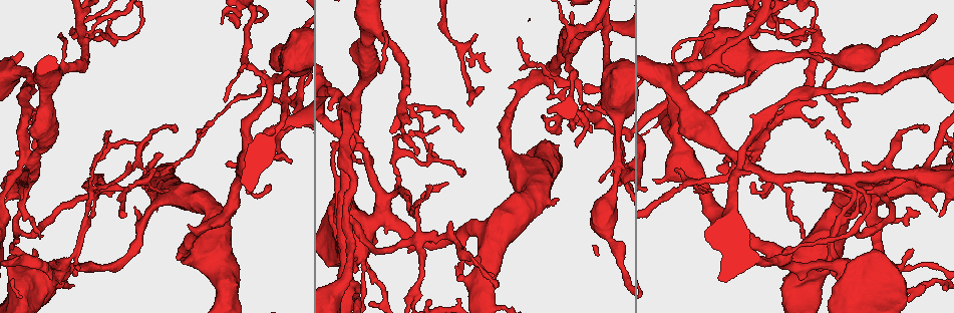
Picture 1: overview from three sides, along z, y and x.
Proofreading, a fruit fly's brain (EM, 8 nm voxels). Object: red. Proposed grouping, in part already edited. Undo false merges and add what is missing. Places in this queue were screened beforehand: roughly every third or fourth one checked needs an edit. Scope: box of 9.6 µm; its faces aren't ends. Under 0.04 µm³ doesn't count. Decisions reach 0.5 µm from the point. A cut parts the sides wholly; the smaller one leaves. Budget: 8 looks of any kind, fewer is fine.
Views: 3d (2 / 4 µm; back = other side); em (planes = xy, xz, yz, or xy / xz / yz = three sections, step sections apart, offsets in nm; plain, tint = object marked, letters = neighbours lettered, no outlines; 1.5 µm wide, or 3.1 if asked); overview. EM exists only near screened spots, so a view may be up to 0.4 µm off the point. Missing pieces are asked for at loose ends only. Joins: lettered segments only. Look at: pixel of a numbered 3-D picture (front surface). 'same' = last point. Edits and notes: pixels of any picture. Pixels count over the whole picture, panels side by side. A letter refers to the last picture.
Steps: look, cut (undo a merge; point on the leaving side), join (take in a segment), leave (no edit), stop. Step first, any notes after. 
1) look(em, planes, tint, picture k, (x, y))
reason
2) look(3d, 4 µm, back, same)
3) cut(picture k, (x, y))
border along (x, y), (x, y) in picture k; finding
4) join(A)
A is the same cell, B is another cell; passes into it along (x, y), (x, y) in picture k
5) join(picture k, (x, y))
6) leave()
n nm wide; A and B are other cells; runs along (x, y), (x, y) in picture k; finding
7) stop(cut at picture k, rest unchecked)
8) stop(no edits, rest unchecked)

look(em, planes, letters, picture 1, (404, 106))
thick turns thin

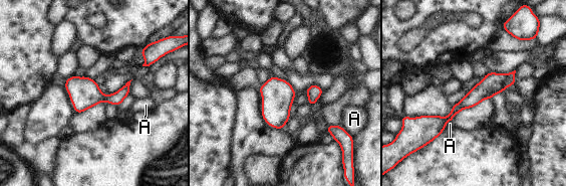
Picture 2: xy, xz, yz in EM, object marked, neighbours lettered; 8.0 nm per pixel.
leave()
A is another cell; border along (341, 125), (345, 130) in picture 2; all the same neuron

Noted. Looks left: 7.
look(3d, 4 µm, back, picture 1, (370, 272))

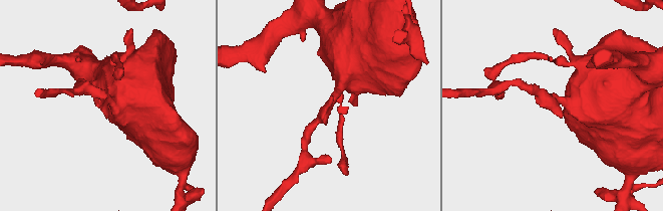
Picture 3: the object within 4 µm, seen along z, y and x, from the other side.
look(em, yz, step 4, tint, picture 3, (332, 103))

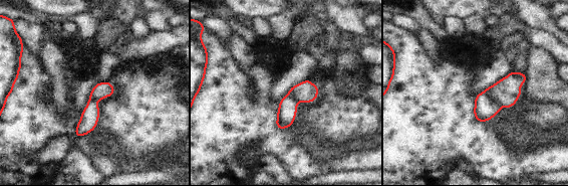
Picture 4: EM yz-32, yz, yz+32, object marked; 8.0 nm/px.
look(em, planes, letters, same)
cut it another way

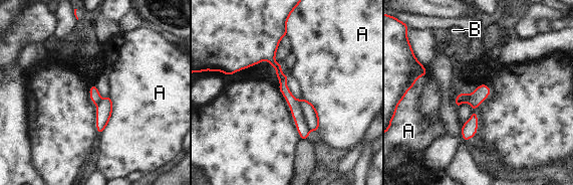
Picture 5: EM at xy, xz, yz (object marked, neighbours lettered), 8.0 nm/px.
cut(picture 5, (311, 114))
A and B are other cells; border along (300, 101), (311, 130) in picture 5; a second neuron is stuck on

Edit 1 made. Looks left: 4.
stop(cut at picture 5, rest unchecked)

